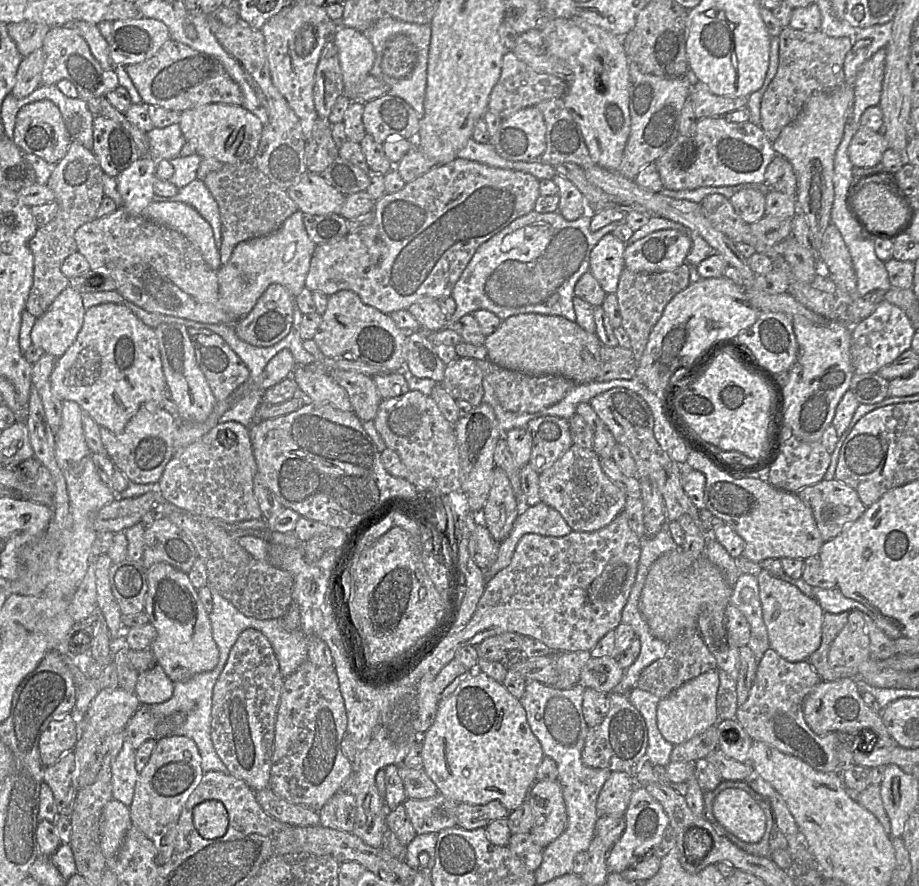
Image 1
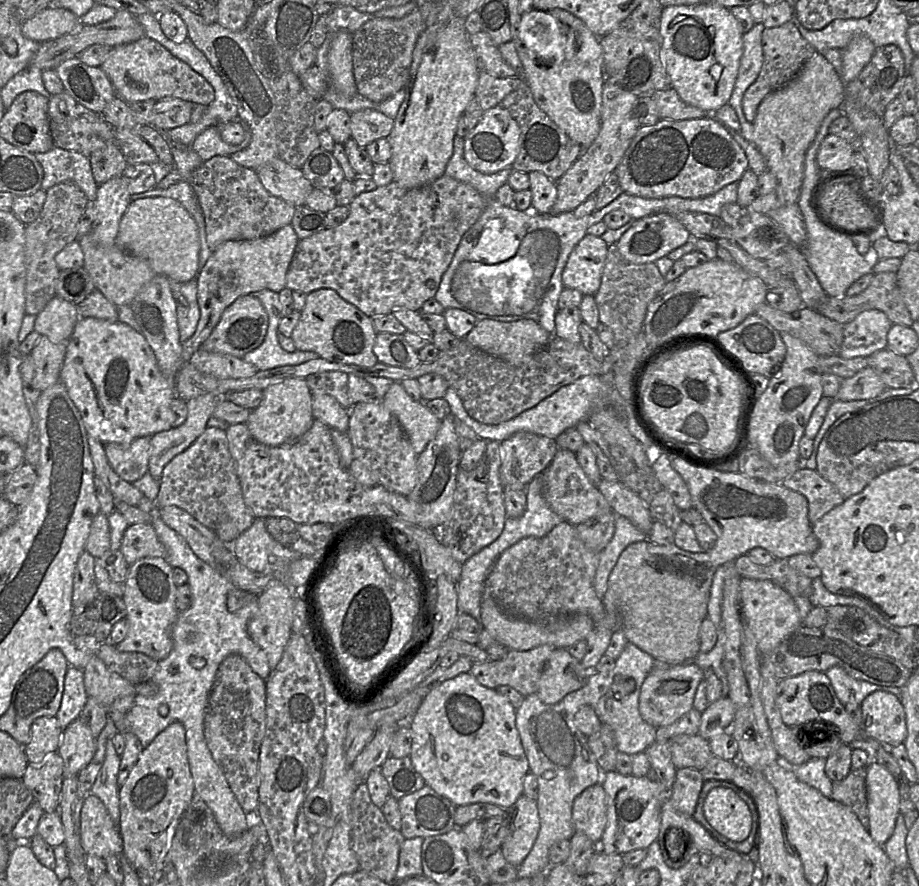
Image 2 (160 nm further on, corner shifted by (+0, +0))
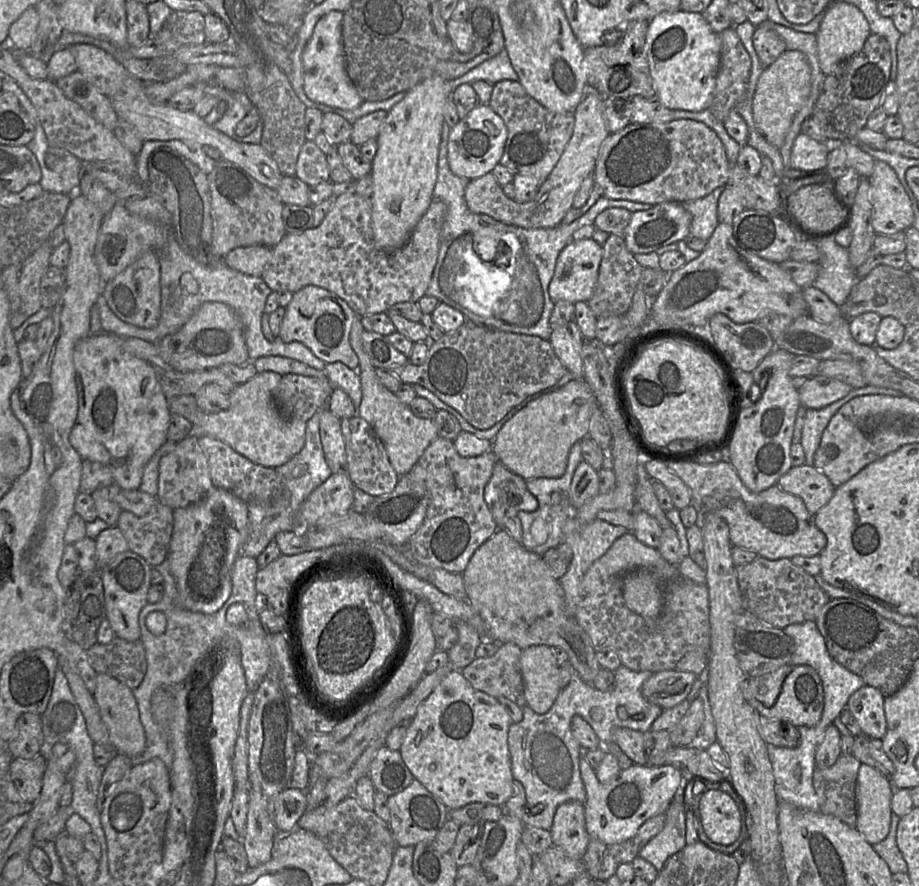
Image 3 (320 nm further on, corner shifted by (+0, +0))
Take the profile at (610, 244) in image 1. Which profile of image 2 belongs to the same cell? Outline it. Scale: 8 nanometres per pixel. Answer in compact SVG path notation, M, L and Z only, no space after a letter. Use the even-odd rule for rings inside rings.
M586 234L575 246L562 272L564 287L595 295L600 288L609 245L600 237Z

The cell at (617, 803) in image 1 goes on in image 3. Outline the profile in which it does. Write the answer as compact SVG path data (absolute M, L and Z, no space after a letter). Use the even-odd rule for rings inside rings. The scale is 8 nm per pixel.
M575 800L562 803L555 811L549 831L554 847L570 858L581 860L591 838L586 829L584 803Z

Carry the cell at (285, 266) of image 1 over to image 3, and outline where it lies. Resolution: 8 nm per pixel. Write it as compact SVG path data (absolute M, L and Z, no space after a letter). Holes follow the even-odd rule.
M255 245L230 250L220 259L230 268L241 273L261 277L272 257L272 247Z

